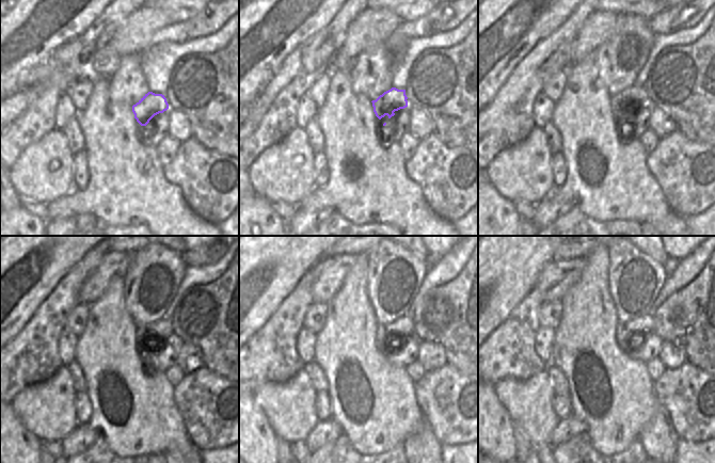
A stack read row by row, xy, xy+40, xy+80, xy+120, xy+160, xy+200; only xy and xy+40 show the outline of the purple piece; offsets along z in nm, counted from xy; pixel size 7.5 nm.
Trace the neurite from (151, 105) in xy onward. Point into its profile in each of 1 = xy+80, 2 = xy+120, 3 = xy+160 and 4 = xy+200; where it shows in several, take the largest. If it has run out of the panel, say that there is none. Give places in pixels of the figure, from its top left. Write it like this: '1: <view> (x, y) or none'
1: xy+80 (620, 102)
2: xy+120 (161, 328)
3: xy+160 (403, 325)
4: xy+200 (644, 323)

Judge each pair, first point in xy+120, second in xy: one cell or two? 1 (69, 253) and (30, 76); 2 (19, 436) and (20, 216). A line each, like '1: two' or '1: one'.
1: two
2: one

